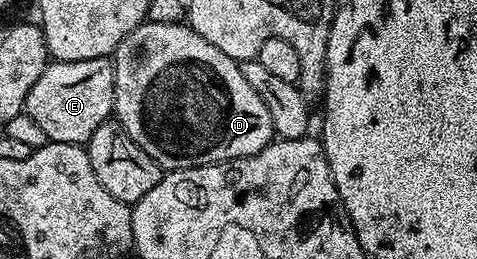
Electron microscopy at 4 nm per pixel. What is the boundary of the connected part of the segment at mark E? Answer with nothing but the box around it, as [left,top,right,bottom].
[26,57,115,145]

